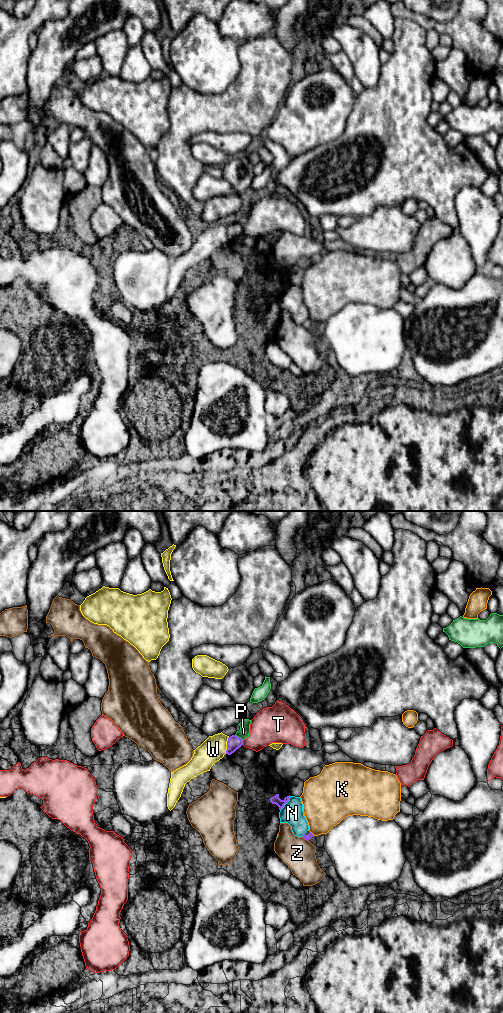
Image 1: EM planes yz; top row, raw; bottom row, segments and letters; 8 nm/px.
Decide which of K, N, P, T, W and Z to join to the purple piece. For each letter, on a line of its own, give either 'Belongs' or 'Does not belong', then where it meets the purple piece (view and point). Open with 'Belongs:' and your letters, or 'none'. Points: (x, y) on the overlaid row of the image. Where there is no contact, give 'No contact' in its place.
Belongs: none
K: Does not belong. Touches purple at yz (311, 833)
N: Does not belong. Touches purple at yz (286, 802)
P: Does not belong. Touches purple at yz (238, 737)
T: Does not belong. Touches purple at yz (242, 742)
W: Does not belong. Touches purple at yz (227, 745)
Z: Does not belong. Touches purple at yz (305, 838)

